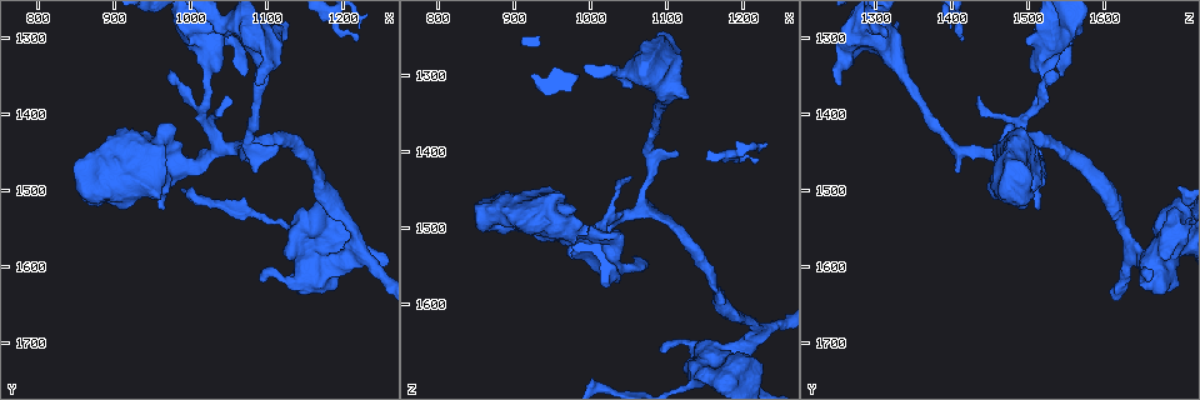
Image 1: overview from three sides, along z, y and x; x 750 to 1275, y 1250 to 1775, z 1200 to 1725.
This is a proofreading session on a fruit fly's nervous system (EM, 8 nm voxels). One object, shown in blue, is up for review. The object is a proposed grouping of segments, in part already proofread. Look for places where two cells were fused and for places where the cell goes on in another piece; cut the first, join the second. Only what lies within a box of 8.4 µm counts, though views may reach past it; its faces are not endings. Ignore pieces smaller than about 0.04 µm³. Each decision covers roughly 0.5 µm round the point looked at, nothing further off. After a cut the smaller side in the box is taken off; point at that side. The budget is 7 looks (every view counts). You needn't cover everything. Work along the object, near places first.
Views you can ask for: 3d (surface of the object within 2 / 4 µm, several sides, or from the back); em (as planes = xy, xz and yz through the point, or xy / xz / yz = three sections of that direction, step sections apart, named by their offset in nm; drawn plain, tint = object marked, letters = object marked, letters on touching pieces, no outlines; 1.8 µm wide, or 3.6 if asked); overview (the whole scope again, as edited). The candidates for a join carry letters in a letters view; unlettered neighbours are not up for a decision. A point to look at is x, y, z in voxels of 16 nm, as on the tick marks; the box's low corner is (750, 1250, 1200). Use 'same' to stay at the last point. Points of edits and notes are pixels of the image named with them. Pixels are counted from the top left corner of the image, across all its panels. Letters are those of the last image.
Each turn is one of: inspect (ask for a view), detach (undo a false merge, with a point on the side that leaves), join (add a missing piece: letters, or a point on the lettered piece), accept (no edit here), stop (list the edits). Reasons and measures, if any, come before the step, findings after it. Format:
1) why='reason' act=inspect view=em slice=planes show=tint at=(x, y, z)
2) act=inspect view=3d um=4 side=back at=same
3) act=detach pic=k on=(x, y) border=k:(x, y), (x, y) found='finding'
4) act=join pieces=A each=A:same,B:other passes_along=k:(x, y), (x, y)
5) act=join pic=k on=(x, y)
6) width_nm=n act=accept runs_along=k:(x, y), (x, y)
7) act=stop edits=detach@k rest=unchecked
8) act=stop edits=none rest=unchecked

why='branch stops here' act=inspect view=3d um=2 at=(1070, 1345, 1545)

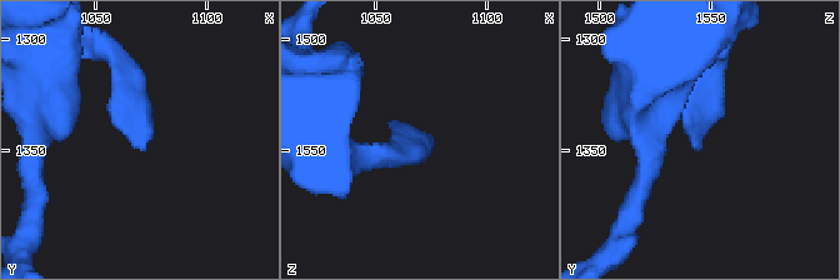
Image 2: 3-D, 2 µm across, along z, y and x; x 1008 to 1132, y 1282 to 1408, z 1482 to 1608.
why='shape alone is not enough' act=inspect view=em slice=xz step=4 show=tint at=(1068, 1347, 1543)

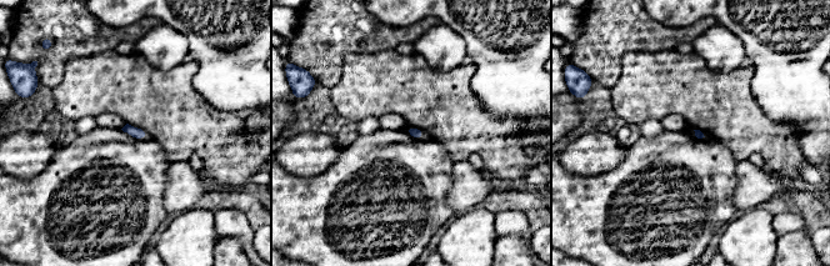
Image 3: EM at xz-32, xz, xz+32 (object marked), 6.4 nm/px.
act=inspect view=em slice=planes show=letters at=same

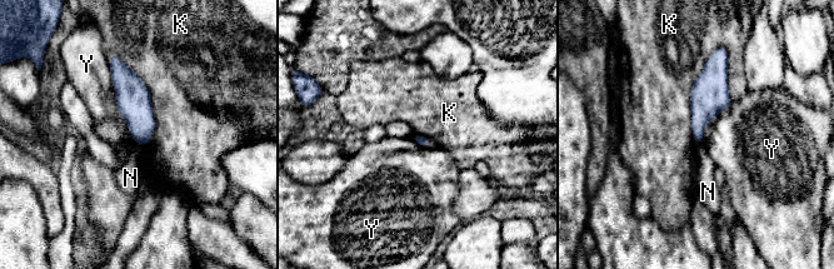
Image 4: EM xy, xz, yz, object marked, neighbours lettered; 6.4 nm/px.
act=accept each=K:other,N:other,Y:other border=4:(134, 142), (144, 147) found='no lettered piece goes on from it'

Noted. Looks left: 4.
why='an open end' act=inspect view=3d um=2 at=(1085, 1360, 1250)

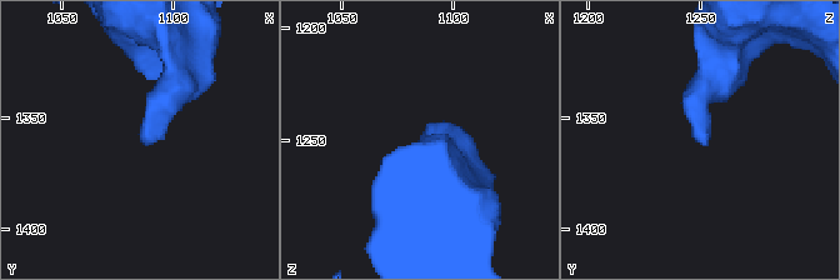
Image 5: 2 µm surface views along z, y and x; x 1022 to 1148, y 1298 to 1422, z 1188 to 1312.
act=inspect view=em um=3.6 slice=planes show=letters at=(1087, 1362, 1252)

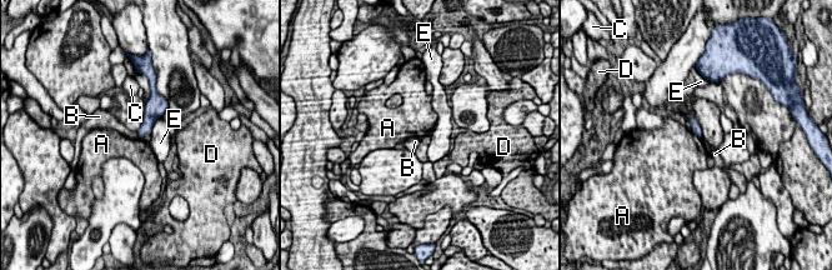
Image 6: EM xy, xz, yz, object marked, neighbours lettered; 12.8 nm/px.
act=accept each=A:other,B:other,C:other,D:other,E:other border=6:(691, 131), (701, 139) found='no lettered piece goes on from it'

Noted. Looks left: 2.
act=inspect view=em um=3.6 slice=xy step=8 show=tint at=(1185, 1595, 1665)

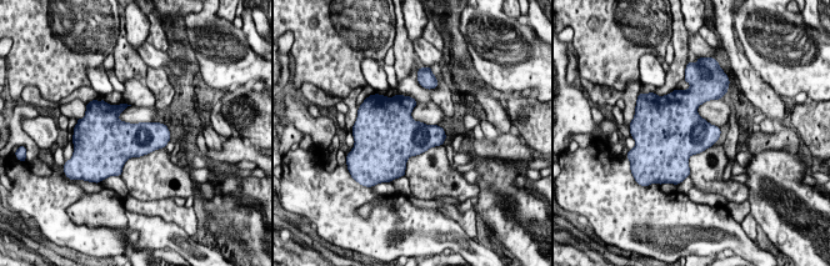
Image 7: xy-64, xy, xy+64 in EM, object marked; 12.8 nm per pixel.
why='another direction' act=inspect view=em um=3.6 slice=planes show=letters at=same

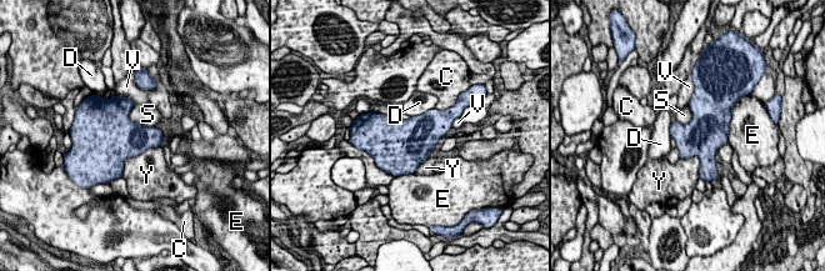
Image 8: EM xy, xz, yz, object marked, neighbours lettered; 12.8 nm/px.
width_nm=500 act=accept each=C:other,D:other,E:other,S:other,V:other,Y:other border=8:(130, 109), (133, 121), (155, 126) found='one cell here'

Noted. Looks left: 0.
act=stop edits=none rest=unchecked

